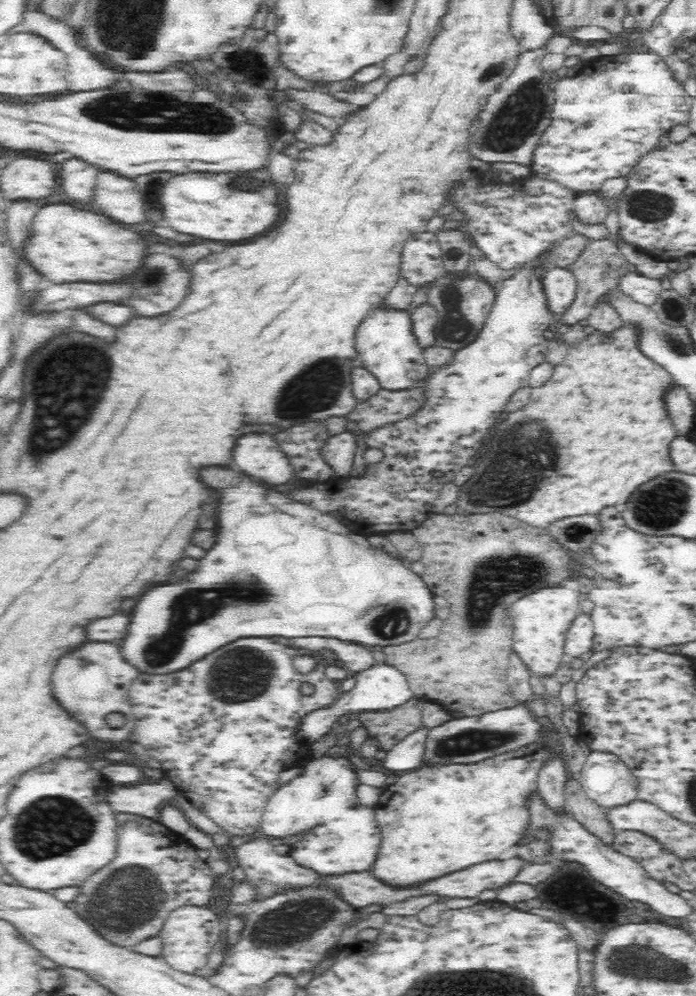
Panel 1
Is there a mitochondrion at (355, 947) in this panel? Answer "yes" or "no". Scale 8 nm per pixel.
no

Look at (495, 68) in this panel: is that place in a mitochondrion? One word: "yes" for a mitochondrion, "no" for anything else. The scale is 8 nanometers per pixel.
yes

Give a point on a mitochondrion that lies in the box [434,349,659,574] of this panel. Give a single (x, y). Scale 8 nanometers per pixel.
(513, 465)

